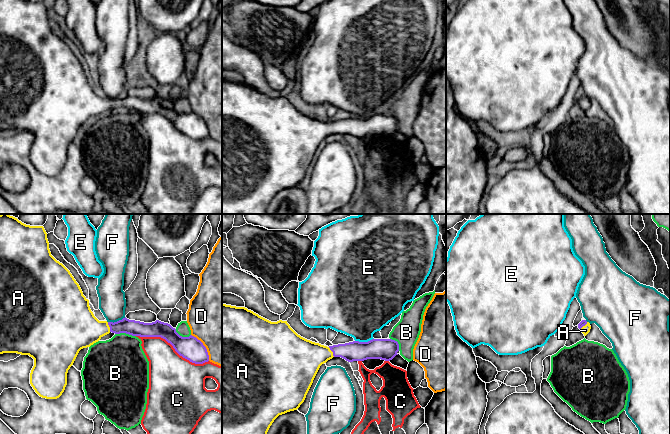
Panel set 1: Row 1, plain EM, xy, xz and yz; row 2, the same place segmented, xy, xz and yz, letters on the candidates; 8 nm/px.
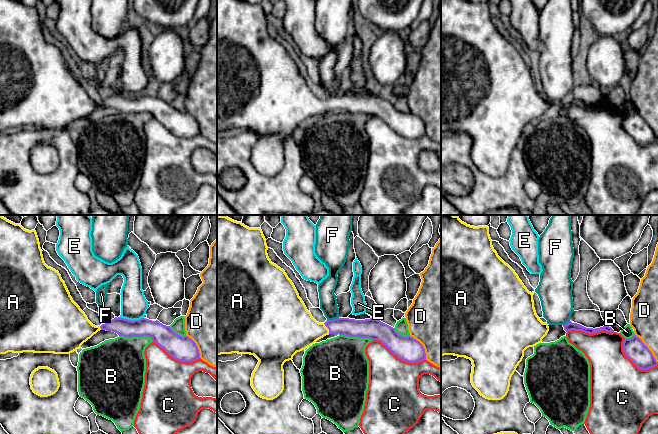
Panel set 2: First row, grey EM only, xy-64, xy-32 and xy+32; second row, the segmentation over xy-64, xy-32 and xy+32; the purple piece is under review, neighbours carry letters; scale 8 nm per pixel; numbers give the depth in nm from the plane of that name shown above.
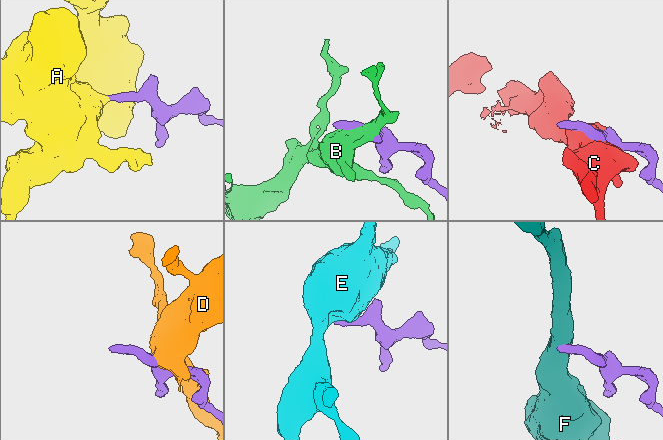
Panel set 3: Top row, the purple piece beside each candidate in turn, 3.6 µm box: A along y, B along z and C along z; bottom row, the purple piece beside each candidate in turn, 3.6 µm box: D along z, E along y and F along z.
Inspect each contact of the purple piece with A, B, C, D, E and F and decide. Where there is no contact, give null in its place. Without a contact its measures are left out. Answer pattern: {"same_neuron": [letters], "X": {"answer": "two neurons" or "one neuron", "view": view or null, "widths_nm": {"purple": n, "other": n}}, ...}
{"same_neuron": ["A"], "A": {"answer": "one neuron", "view": "xy", "widths_nm": {"purple": 130, "other": 320}}, "B": {"answer": "two neurons", "view": "xy", "widths_nm": {"purple": 130, "other": 420}}, "C": {"answer": "two neurons", "view": "xy", "widths_nm": {"purple": 190, "other": 380}}, "D": {"answer": "two neurons", "view": "xy", "widths_nm": {"purple": 190, "other": 480}}, "E": {"answer": "two neurons", "view": "xz", "widths_nm": {"purple": 180, "other": 400}}, "F": {"answer": "two neurons", "view": "xy", "widths_nm": {"purple": 130, "other": 220}}}

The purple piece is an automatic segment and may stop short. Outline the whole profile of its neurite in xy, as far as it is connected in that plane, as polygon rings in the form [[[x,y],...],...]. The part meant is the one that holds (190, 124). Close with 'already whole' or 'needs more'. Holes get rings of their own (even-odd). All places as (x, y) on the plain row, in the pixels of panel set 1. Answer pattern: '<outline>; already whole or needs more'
[[[0,0],[0,130],[17,129],[34,135],[30,160],[42,174],[57,175],[67,161],[67,149],[79,127],[90,123],[110,108],[140,113],[161,113],[170,119],[183,134],[195,140],[209,137],[206,123],[196,113],[182,113],[170,100],[156,96],[144,99],[126,93],[117,98],[99,97],[89,82],[89,76],[70,47],[50,28],[47,9],[43,2]]]; needs more

